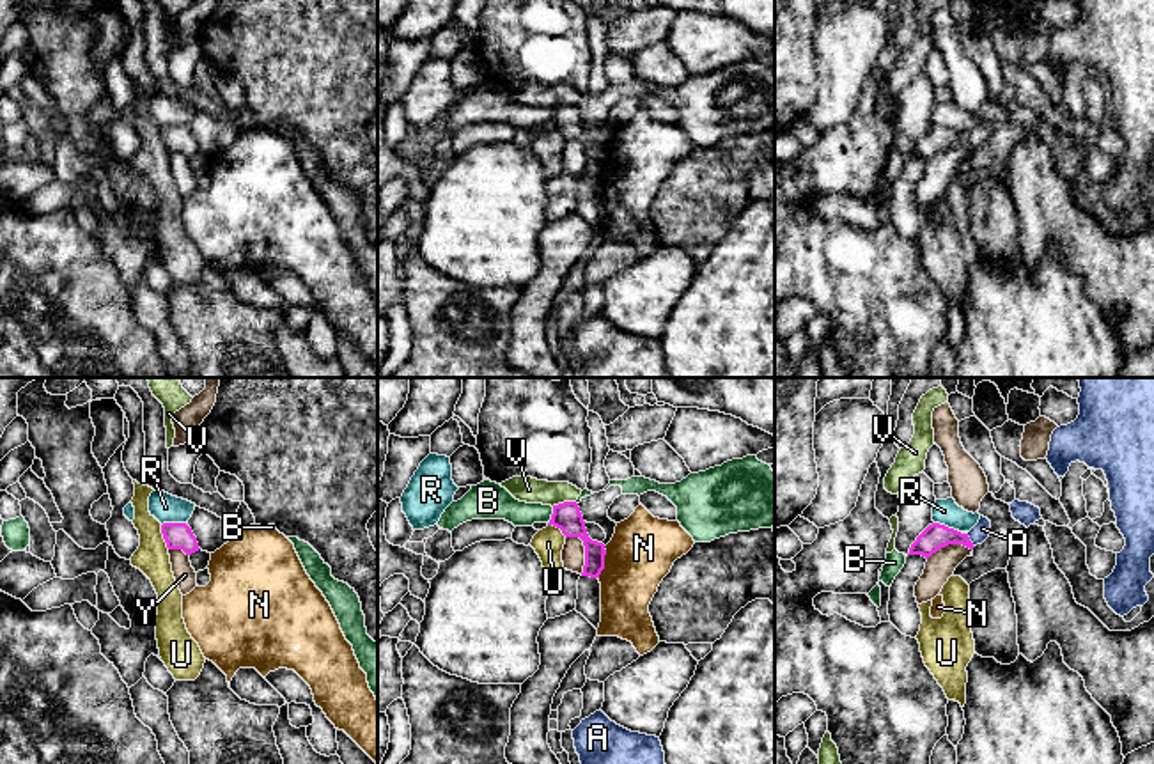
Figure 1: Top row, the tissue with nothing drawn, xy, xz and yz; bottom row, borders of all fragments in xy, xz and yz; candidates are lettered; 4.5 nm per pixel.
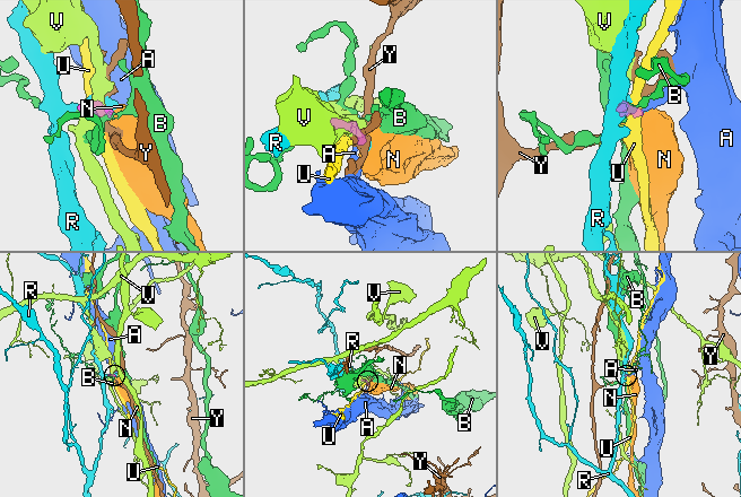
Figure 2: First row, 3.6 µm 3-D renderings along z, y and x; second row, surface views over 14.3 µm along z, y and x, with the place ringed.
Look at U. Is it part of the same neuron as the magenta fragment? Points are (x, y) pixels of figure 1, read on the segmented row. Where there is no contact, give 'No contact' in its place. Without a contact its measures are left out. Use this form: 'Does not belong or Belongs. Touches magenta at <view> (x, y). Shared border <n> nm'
Does not belong. Touches magenta at xy (163, 537). Shared border 120 nm

